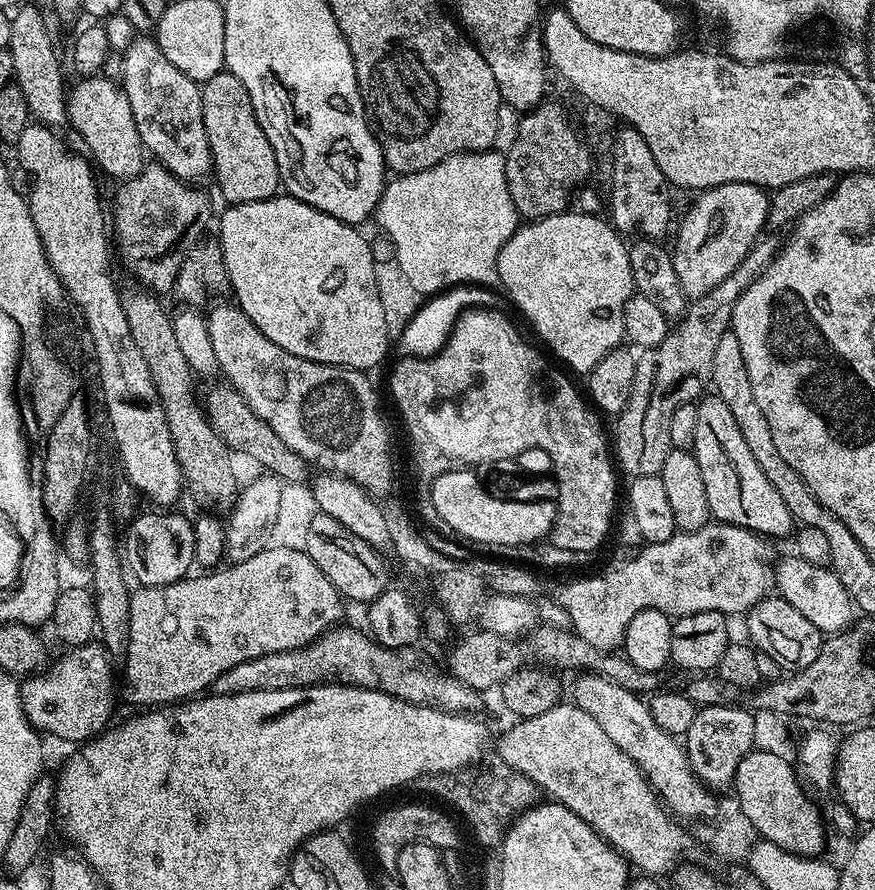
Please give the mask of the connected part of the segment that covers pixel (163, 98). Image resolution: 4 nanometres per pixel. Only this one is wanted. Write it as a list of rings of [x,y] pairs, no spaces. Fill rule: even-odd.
[[[140,34],[133,39],[128,48],[122,52],[124,61],[120,64],[119,83],[122,85],[126,98],[130,98],[130,110],[134,110],[134,126],[138,126],[138,134],[142,138],[145,149],[152,152],[157,161],[185,182],[200,182],[213,175],[212,151],[206,138],[206,126],[202,122],[201,85],[197,81],[186,78],[178,66],[170,63],[170,58],[162,54],[155,39],[148,34]]]

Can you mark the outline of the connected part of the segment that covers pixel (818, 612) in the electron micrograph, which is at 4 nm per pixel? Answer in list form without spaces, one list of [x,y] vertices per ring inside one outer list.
[[[789,554],[784,561],[777,563],[774,568],[774,588],[783,600],[790,602],[803,614],[807,620],[814,622],[822,634],[835,634],[844,631],[853,623],[854,605],[850,594],[838,582],[838,578],[832,573],[831,567],[814,562],[806,562],[801,556]]]

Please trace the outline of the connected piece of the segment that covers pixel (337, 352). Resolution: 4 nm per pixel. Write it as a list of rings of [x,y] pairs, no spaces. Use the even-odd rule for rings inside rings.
[[[277,194],[258,202],[233,204],[225,209],[225,212],[220,216],[218,243],[224,255],[227,283],[230,288],[232,284],[232,292],[236,295],[234,297],[235,303],[244,311],[246,318],[250,318],[250,322],[254,322],[254,326],[258,326],[258,330],[262,330],[262,334],[266,334],[266,338],[270,338],[270,342],[282,346],[282,350],[286,350],[298,358],[306,358],[310,362],[333,364],[343,368],[369,370],[368,368],[378,367],[387,358],[390,337],[386,330],[386,313],[383,312],[382,301],[378,298],[378,286],[374,286],[374,266],[377,257],[372,256],[372,248],[368,245],[367,238],[360,233],[359,227],[342,222],[330,214],[322,214],[322,210],[287,194]]]

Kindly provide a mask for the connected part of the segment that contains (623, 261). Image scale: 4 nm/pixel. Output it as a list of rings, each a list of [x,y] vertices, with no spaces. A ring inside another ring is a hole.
[[[569,210],[541,220],[521,223],[498,254],[499,283],[504,284],[503,291],[507,299],[516,303],[517,310],[552,347],[553,354],[581,374],[592,372],[594,366],[598,366],[598,362],[610,354],[610,350],[625,343],[624,311],[626,302],[634,295],[629,245],[607,219],[600,218],[591,212]]]

